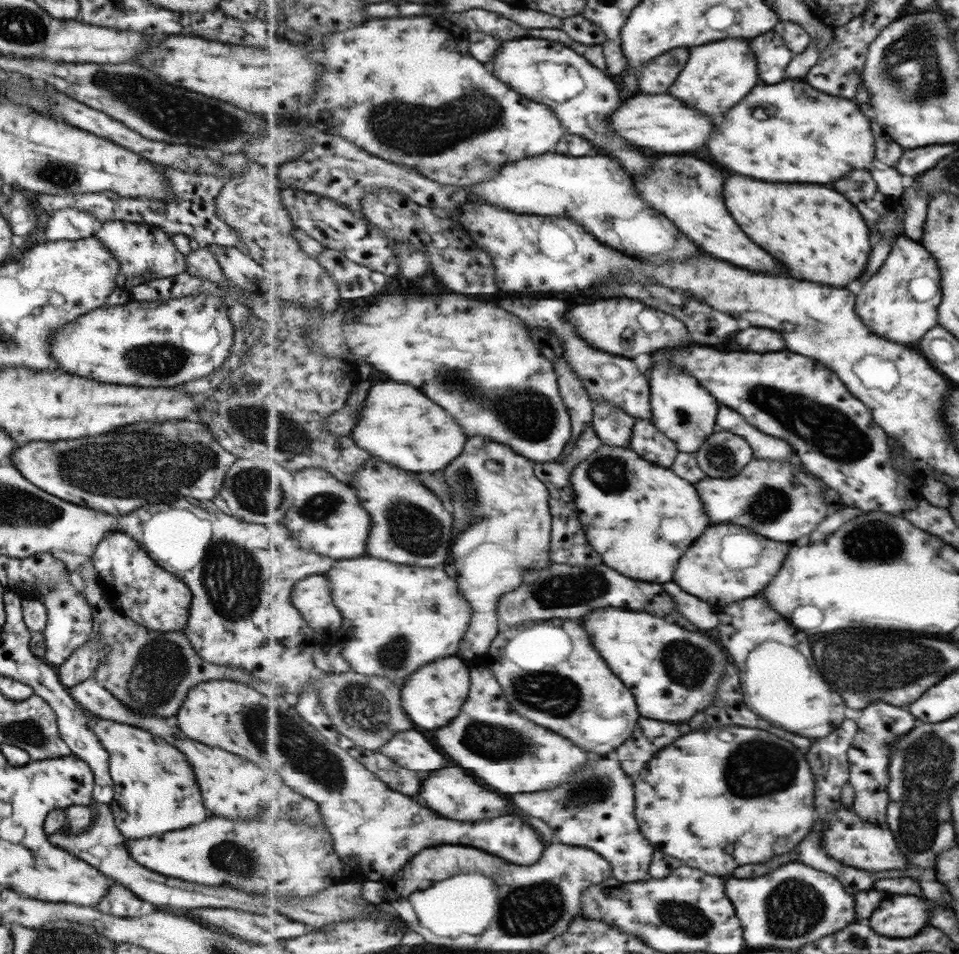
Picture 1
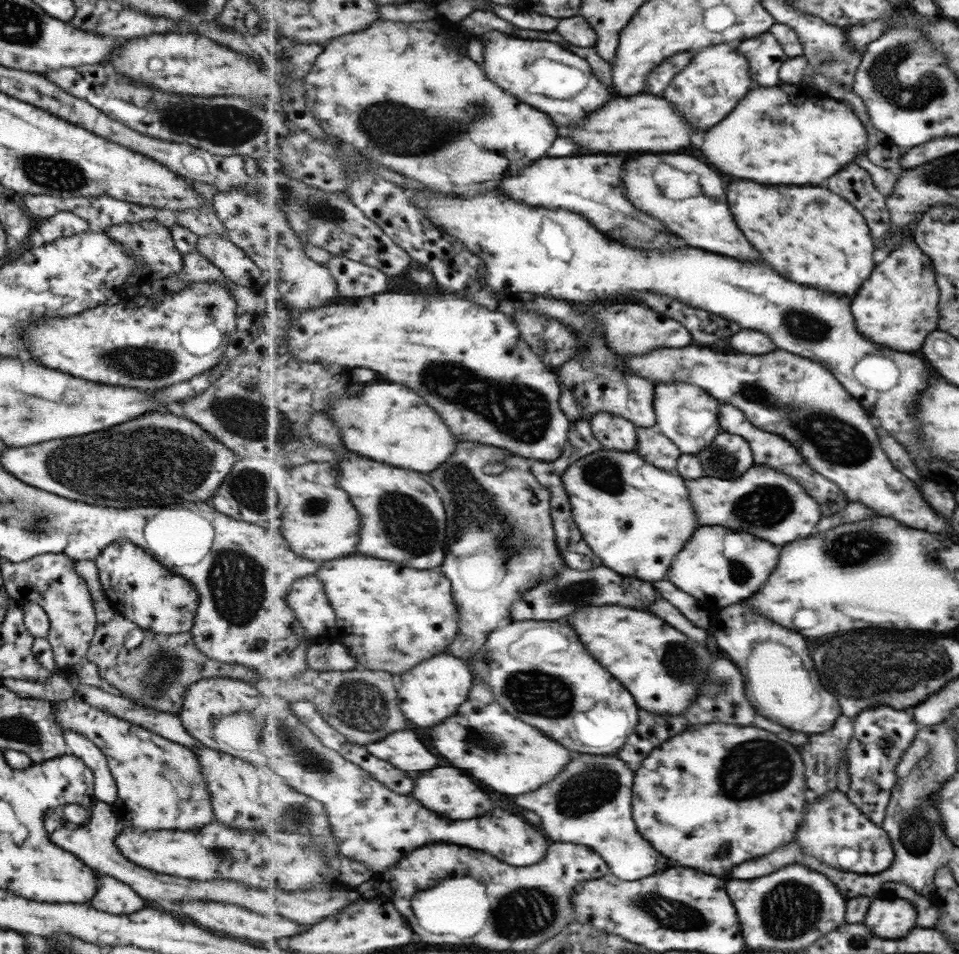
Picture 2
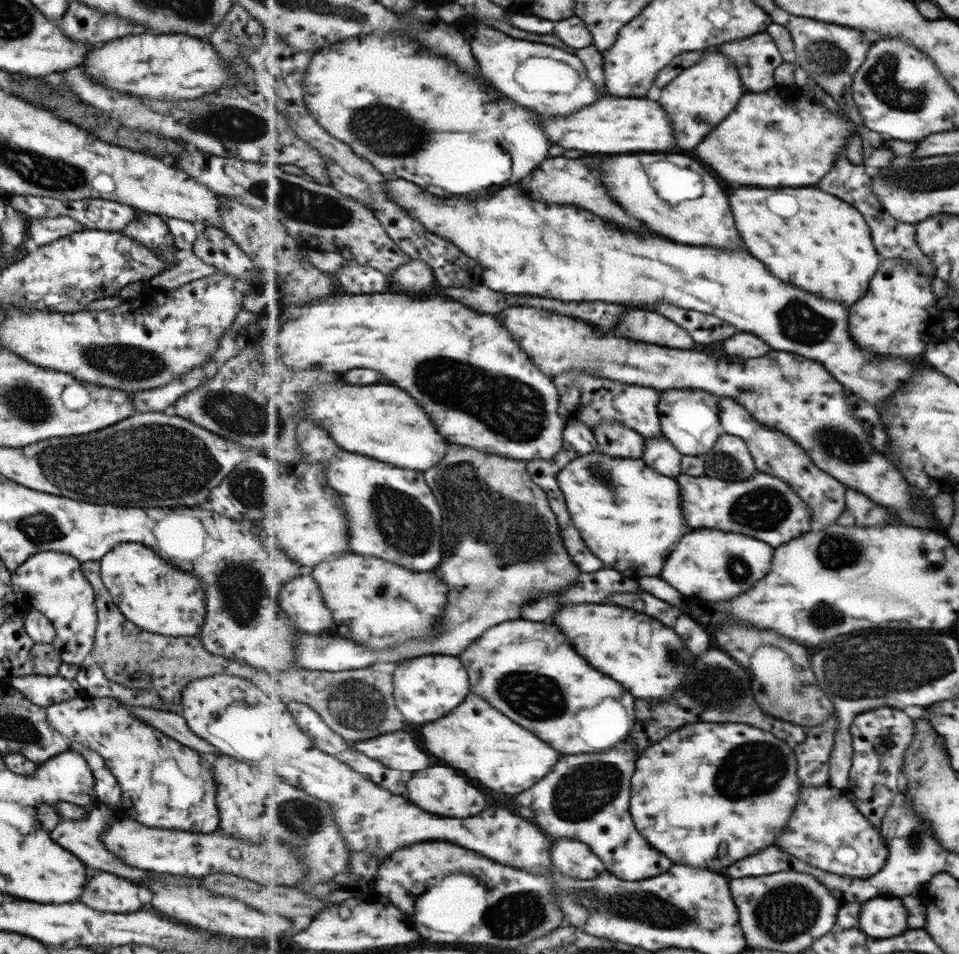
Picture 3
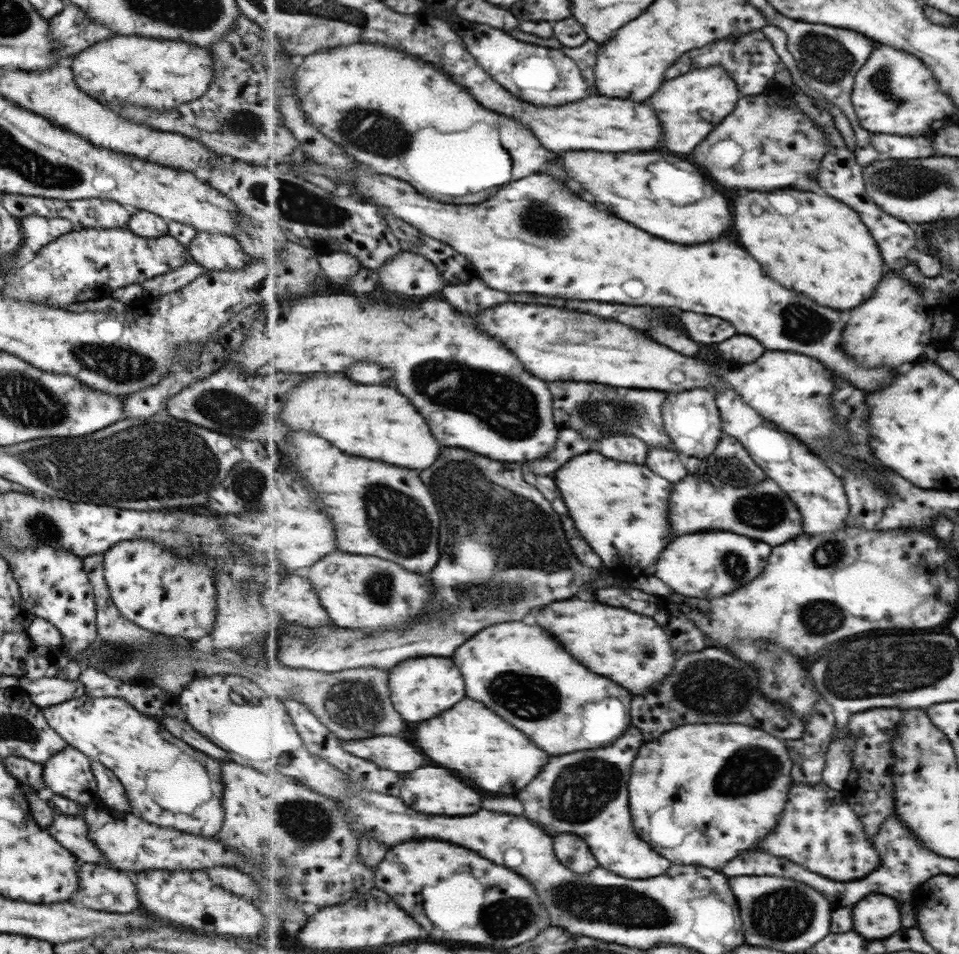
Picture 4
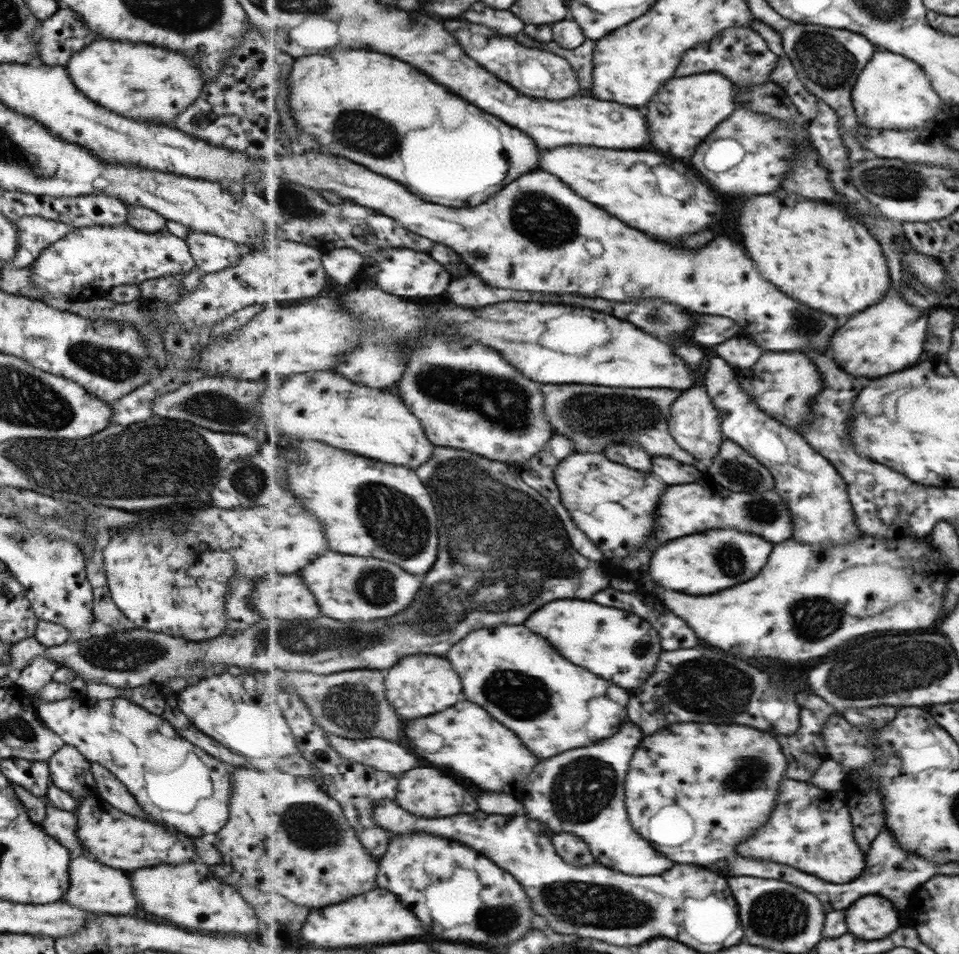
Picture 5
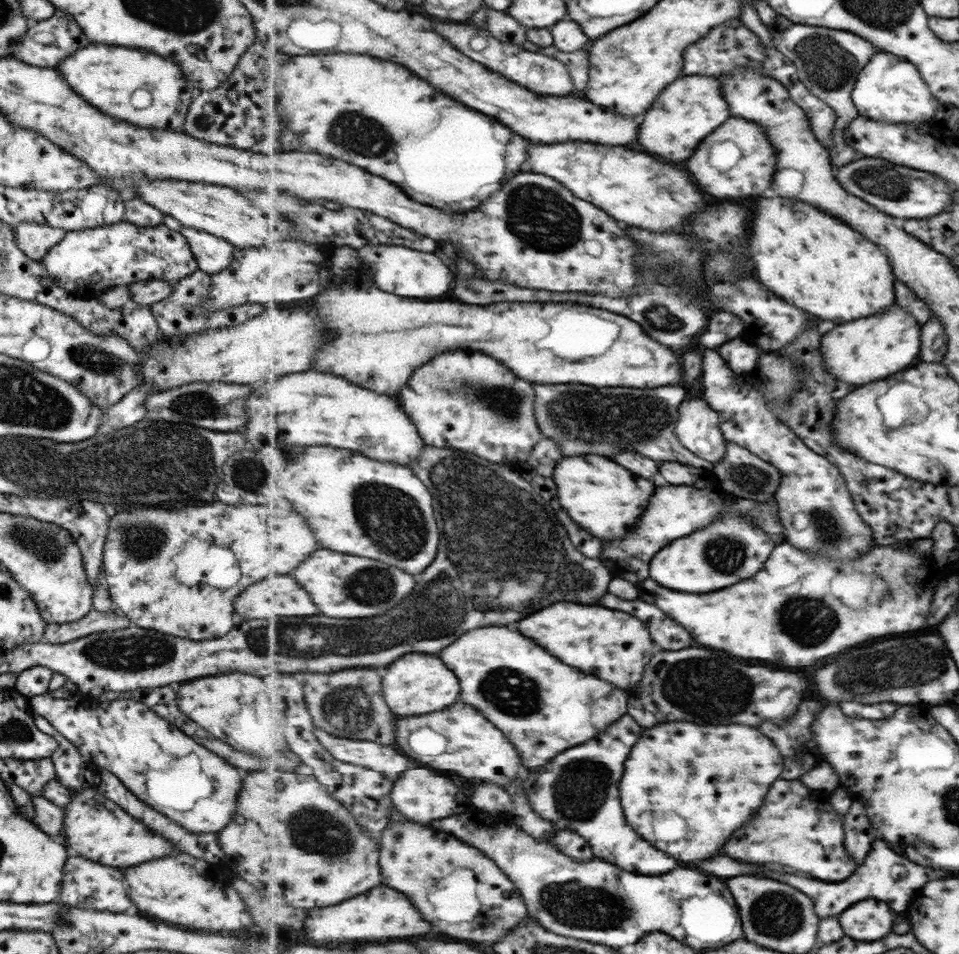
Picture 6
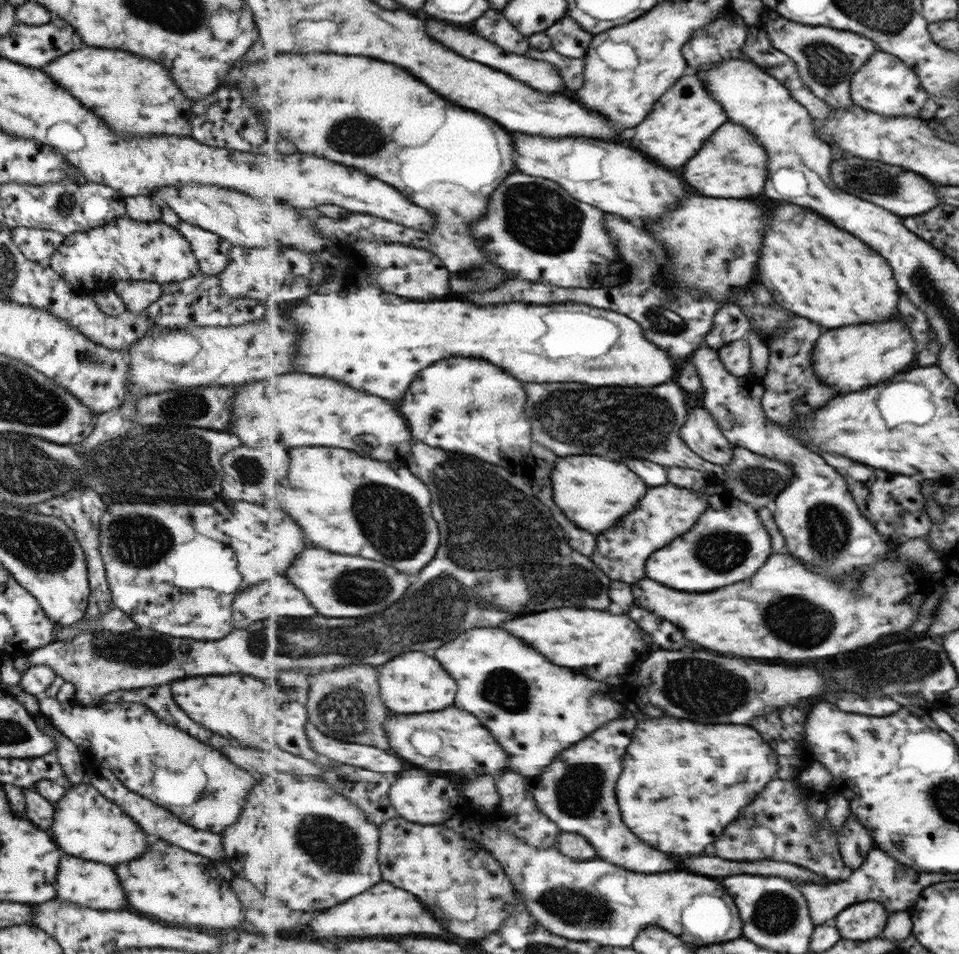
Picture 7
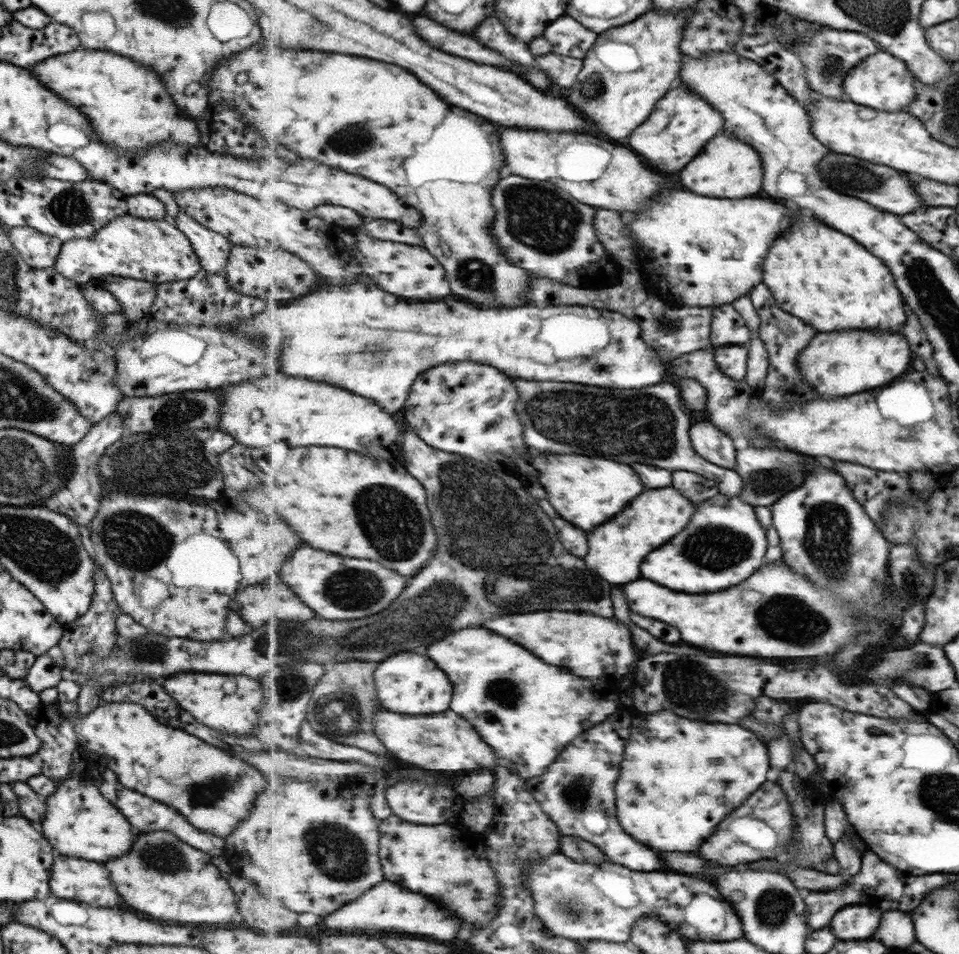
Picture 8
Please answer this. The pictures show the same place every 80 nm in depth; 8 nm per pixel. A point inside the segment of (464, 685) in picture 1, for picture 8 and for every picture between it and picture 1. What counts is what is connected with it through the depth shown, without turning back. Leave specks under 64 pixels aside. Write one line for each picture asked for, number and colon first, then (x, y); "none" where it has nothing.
2: (435, 691)
3: (428, 688)
4: (423, 687)
5: (420, 686)
6: (419, 684)
7: (413, 683)
8: (410, 683)

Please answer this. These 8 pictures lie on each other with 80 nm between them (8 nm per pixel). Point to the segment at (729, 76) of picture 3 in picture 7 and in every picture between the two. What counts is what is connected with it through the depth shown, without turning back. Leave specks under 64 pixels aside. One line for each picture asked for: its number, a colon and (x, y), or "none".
4: (691, 106)
5: (692, 107)
6: (690, 109)
7: (687, 116)

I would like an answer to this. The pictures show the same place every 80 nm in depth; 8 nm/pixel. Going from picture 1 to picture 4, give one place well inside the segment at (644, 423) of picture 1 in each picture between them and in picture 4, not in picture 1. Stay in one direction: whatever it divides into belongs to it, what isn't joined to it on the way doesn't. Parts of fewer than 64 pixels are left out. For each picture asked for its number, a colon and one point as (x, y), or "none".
2: (653, 446)
3: (660, 453)
4: (669, 462)

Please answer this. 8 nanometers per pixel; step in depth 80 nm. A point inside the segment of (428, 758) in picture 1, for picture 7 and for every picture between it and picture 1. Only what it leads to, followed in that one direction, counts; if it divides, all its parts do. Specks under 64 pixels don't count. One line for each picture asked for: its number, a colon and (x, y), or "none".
2: (404, 749)
3: (400, 751)
4: (390, 752)
5: (381, 754)
6: (383, 758)
7: (370, 757)

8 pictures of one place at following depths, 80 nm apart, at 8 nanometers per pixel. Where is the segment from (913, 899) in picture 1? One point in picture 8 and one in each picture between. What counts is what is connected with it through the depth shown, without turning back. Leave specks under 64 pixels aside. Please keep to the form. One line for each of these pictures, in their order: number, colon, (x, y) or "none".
2: (887, 918)
3: (882, 917)
4: (879, 917)
5: (872, 918)
6: (872, 920)
7: (867, 920)
8: (857, 922)

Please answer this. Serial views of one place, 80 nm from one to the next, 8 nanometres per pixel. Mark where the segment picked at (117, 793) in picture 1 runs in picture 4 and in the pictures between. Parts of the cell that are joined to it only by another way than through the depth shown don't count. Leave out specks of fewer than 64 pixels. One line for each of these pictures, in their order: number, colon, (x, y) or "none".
2: (159, 784)
3: (163, 784)
4: (166, 782)

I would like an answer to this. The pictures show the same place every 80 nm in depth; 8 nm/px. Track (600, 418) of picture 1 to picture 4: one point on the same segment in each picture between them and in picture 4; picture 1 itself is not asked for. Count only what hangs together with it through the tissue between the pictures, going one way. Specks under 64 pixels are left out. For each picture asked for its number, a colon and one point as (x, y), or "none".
2: (617, 433)
3: (616, 440)
4: (627, 448)

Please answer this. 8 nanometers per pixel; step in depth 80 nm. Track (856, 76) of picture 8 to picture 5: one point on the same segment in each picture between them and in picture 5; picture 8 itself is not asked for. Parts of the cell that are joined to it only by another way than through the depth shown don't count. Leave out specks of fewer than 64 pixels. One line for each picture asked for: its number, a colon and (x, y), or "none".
5: (893, 92)
6: (891, 89)
7: (886, 85)

